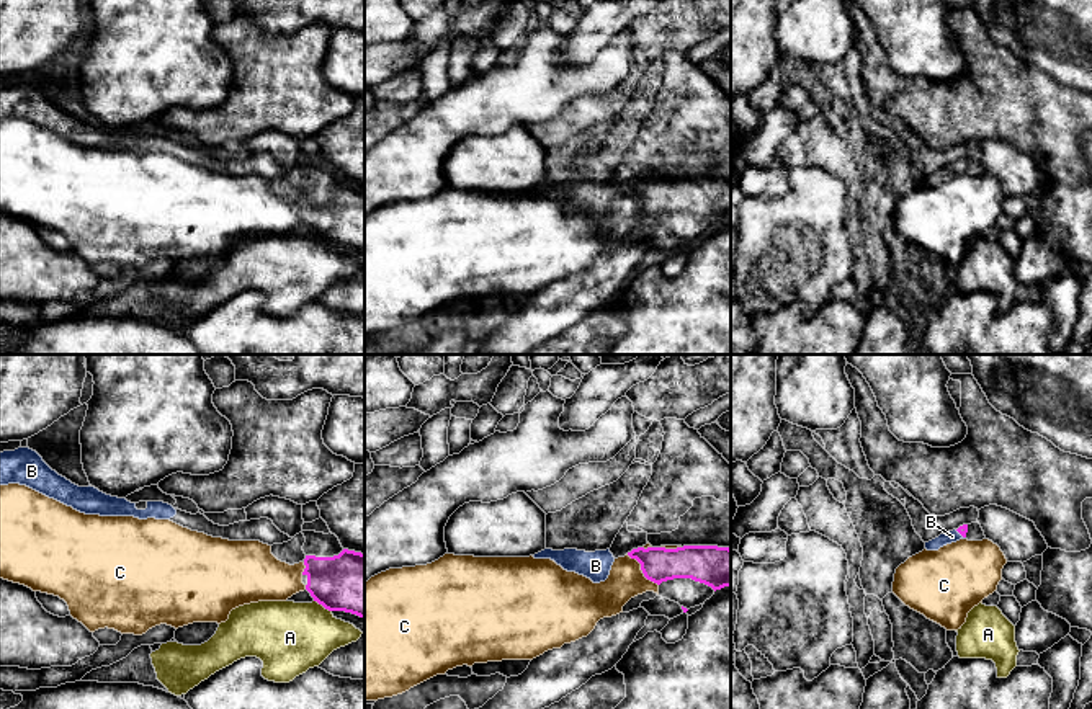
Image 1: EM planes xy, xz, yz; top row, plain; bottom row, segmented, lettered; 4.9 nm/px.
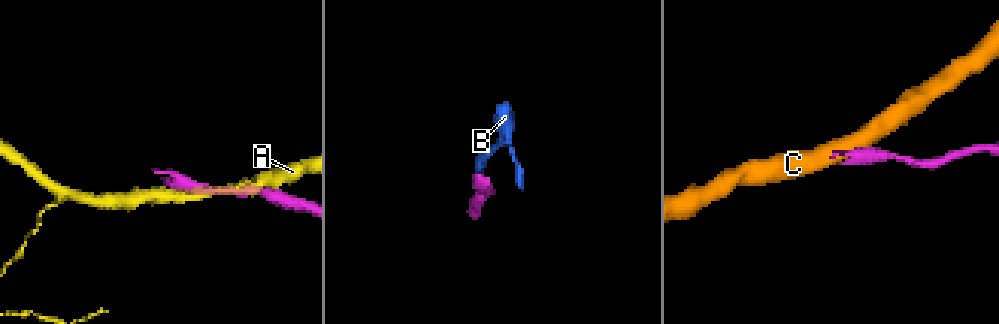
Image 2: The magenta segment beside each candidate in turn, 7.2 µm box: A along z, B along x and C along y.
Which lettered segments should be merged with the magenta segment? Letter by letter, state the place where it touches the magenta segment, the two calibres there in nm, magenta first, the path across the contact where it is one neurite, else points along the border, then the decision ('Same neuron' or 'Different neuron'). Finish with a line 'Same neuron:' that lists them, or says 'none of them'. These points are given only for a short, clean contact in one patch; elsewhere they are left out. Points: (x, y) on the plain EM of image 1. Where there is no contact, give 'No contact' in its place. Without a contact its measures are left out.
A: Touches magenta at xy (322, 239). Thickness 300 nm (magenta) against 360 nm. Different neuron
B: Touches magenta at yz (960, 167). Thickness 50 nm (magenta) against 60 nm. Path across: yz (962, 164), (960, 167), (952, 170). Same neuron
C: Touches magenta at xz (641, 203). Thickness 170 nm (magenta) against 180 nm. Different neuron
Same neuron: B

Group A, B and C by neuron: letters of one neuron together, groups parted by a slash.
A / B / C

